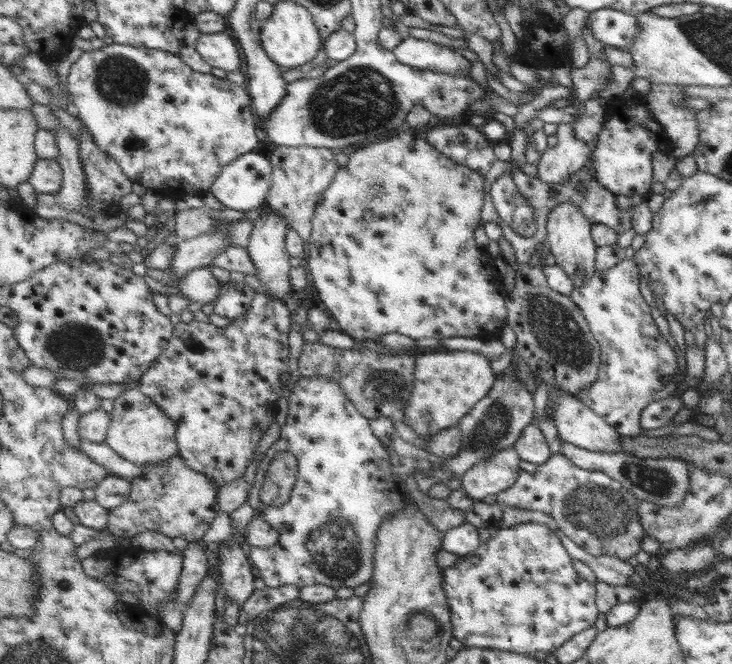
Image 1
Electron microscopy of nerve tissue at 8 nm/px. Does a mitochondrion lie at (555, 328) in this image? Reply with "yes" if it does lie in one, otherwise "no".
yes

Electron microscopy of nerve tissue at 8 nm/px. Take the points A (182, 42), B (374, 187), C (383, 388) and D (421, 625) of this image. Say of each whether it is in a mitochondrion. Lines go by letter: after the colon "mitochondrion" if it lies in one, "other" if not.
A: other
B: mitochondrion
C: mitochondrion
D: mitochondrion

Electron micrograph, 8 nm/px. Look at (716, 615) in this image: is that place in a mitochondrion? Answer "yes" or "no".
no

